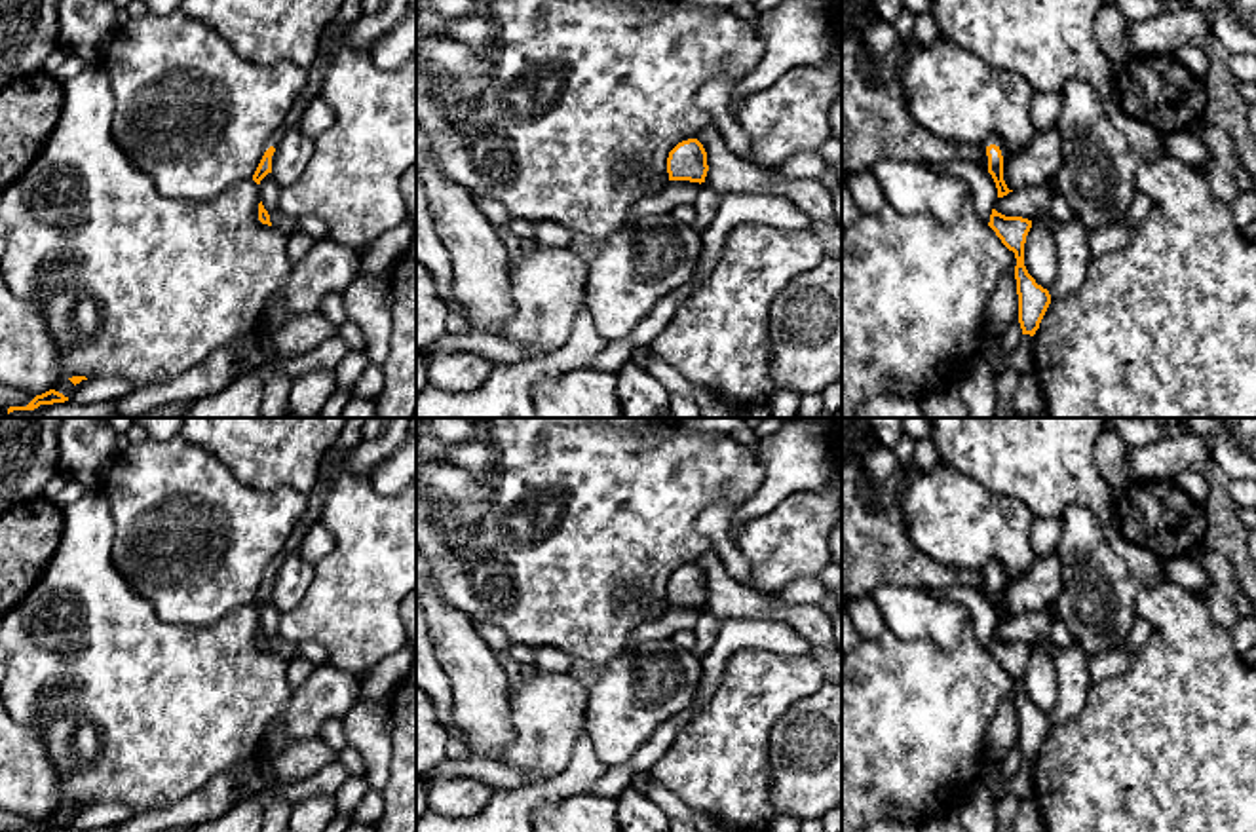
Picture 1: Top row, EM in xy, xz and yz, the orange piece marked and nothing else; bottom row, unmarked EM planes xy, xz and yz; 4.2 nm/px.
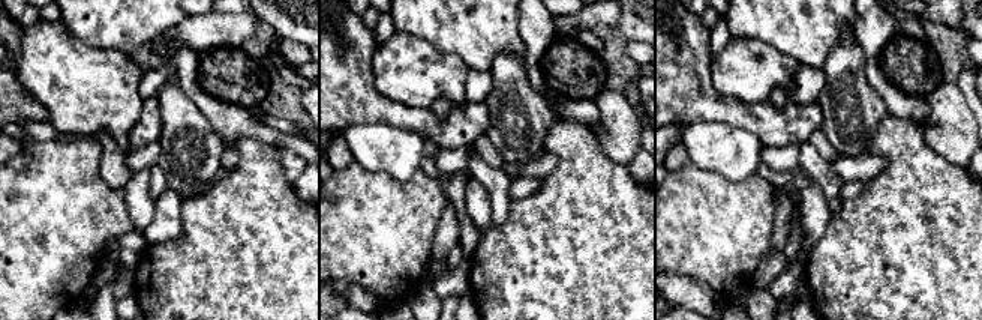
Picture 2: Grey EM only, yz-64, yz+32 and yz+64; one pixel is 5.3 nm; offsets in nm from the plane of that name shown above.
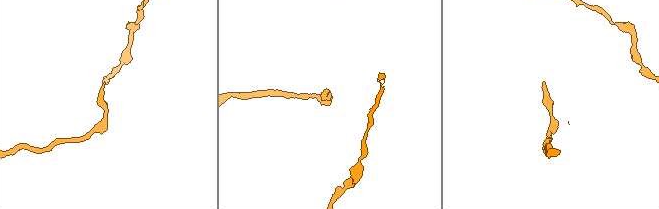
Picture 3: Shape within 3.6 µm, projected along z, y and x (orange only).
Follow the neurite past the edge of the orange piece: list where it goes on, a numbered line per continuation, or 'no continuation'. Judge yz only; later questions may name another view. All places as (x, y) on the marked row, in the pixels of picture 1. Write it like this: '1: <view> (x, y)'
no continuation

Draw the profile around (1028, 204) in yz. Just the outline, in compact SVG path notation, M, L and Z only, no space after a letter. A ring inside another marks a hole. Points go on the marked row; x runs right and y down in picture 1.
M1043 188L1013 190L1003 198L998 198L994 209L1005 217L1022 217L1037 220L1041 213L1051 211L1051 192Z

